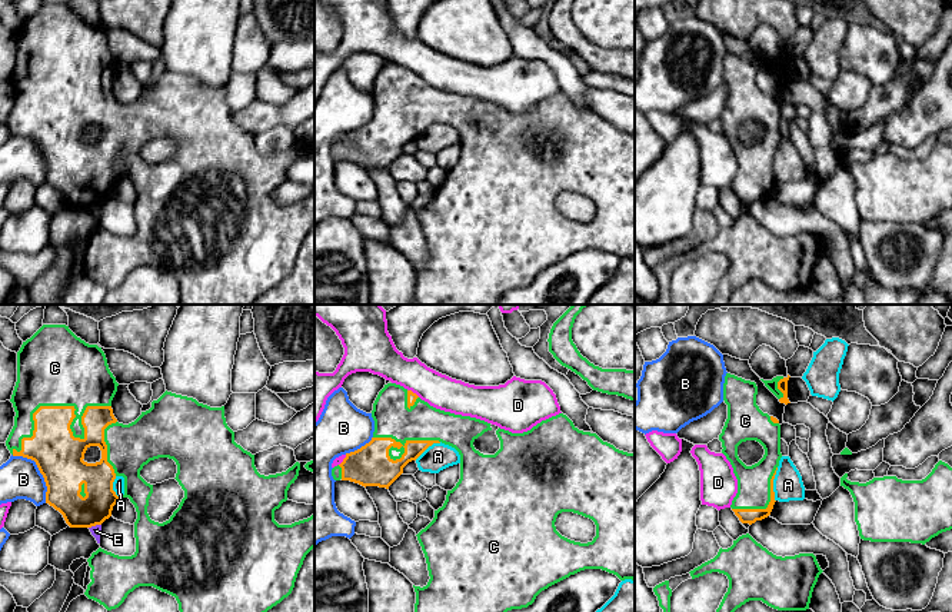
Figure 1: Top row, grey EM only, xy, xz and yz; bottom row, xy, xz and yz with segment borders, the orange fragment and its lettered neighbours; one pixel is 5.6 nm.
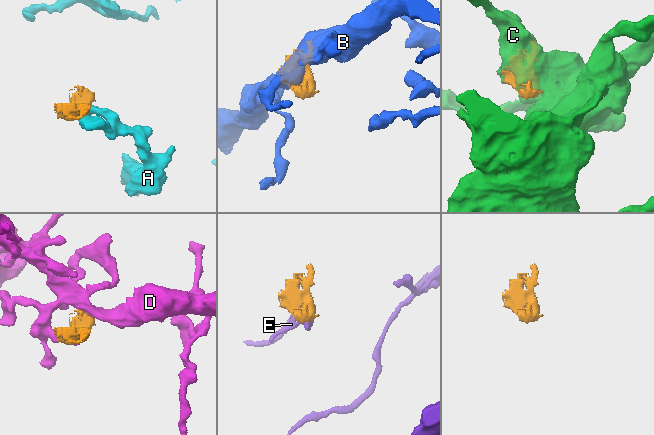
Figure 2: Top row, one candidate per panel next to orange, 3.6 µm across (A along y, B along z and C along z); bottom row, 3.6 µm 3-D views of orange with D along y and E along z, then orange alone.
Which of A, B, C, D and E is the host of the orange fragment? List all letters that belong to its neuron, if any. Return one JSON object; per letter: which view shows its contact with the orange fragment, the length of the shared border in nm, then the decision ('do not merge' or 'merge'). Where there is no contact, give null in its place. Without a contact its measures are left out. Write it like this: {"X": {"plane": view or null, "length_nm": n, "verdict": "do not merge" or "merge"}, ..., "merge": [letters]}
{"A": {"plane": "yz", "length_nm": 190, "verdict": "do not merge"}, "B": {"plane": "xy", "length_nm": 340, "verdict": "do not merge"}, "C": {"plane": "xy", "length_nm": 600, "verdict": "merge"}, "D": {"plane": "xz", "length_nm": 80, "verdict": "do not merge"}, "E": {"plane": "xy", "length_nm": 80, "verdict": "do not merge"}, "merge": ["C"]}

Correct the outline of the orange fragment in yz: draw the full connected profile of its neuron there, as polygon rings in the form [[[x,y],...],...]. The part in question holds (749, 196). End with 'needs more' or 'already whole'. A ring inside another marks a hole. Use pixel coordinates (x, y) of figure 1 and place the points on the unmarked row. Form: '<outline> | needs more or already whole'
[[[726,53],[723,80],[728,99],[719,120],[738,159],[738,173],[730,187],[742,203],[749,204],[768,197],[773,189],[773,159],[782,137],[779,100],[759,89],[756,74],[755,61]],[[746,120],[756,120],[765,129],[763,137],[752,146],[738,136],[738,126]]] | needs more

